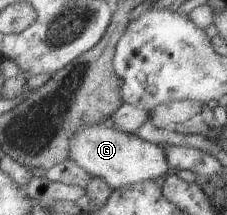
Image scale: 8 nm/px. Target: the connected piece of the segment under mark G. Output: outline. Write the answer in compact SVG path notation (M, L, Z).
M102 122L76 129L68 139L68 158L80 165L85 173L104 181L111 191L129 184L154 181L170 172L162 148L148 143L134 134L104 126Z

